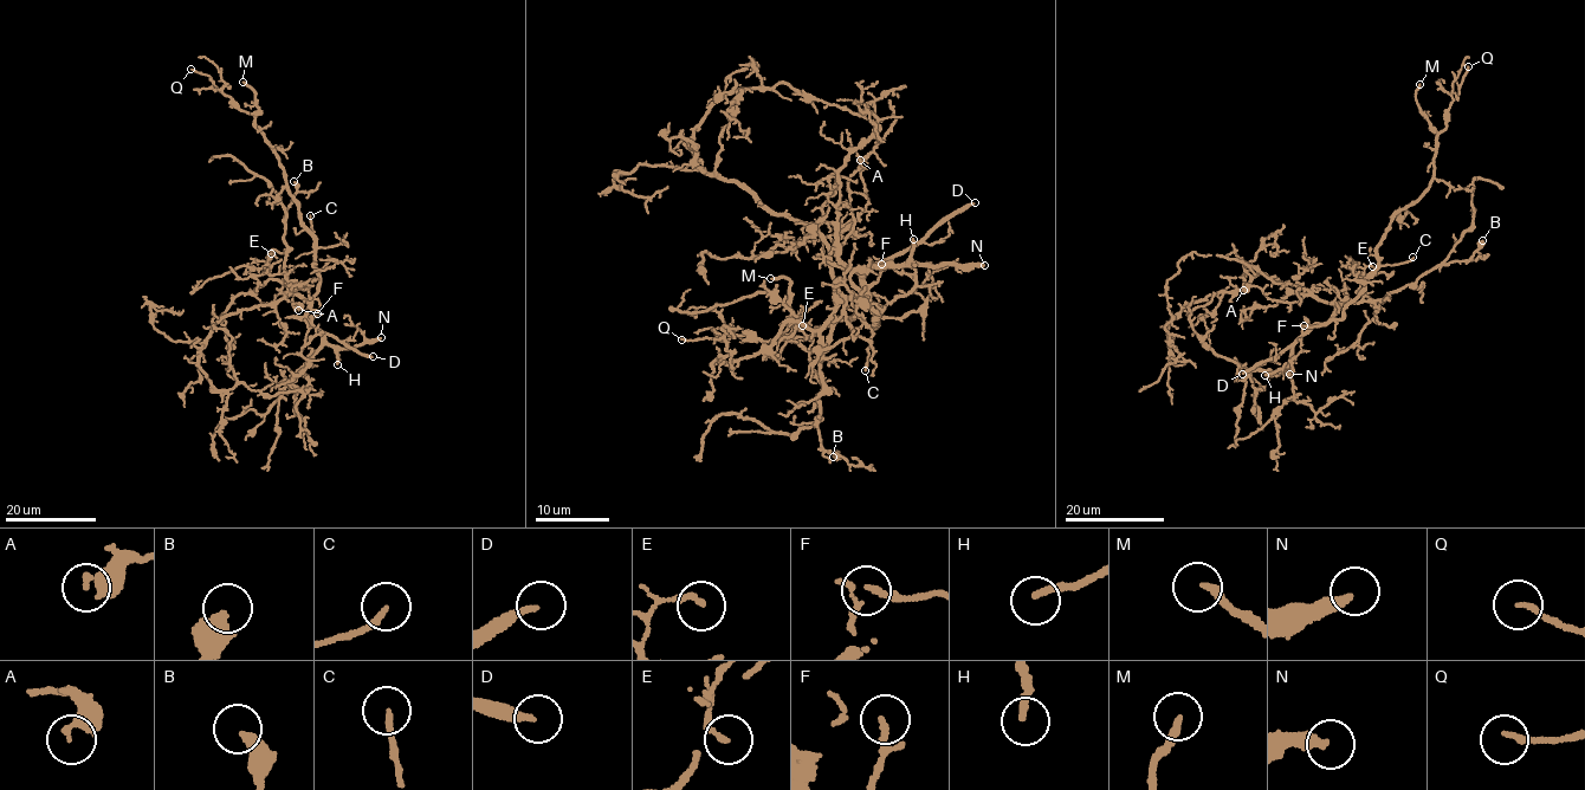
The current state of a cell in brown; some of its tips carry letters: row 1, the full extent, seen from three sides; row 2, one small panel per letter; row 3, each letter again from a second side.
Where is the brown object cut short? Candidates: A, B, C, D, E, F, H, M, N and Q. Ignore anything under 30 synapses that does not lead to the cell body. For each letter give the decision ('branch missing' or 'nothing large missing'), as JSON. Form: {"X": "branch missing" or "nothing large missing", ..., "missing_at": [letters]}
{"A": "nothing large missing", "B": "nothing large missing", "C": "nothing large missing", "D": "branch missing", "E": "nothing large missing", "F": "nothing large missing", "H": "branch missing", "M": "branch missing", "N": "branch missing", "Q": "nothing large missing", "missing_at": ["D", "H", "M", "N"]}

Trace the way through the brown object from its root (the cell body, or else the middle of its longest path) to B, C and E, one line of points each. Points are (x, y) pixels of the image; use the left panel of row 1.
B: (286, 296), (291, 286), (283, 283), (288, 247), (284, 217), (297, 190), (293, 181)
C: (286, 296), (291, 292), (309, 298), (317, 291), (315, 237), (310, 215)
E: (286, 296), (291, 286), (271, 278), (267, 263), (271, 253)

